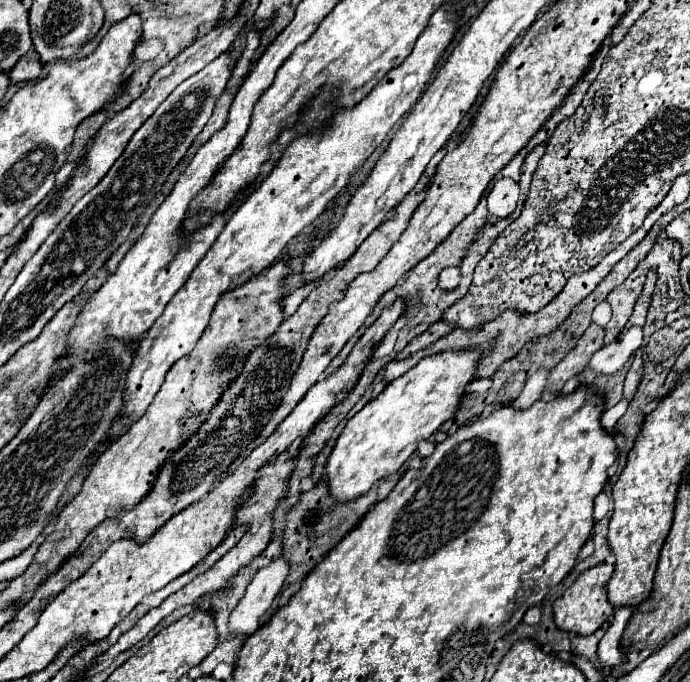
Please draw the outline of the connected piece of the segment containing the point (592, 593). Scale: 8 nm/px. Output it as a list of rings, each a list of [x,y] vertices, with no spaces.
[[[599,564],[599,566],[585,570],[573,582],[573,586],[567,588],[559,600],[555,600],[555,604],[553,604],[555,624],[565,632],[575,632],[575,634],[581,634],[581,636],[593,634],[597,628],[601,628],[603,622],[613,614],[613,608],[607,600],[607,582],[609,582],[611,574],[613,574],[611,564]]]

